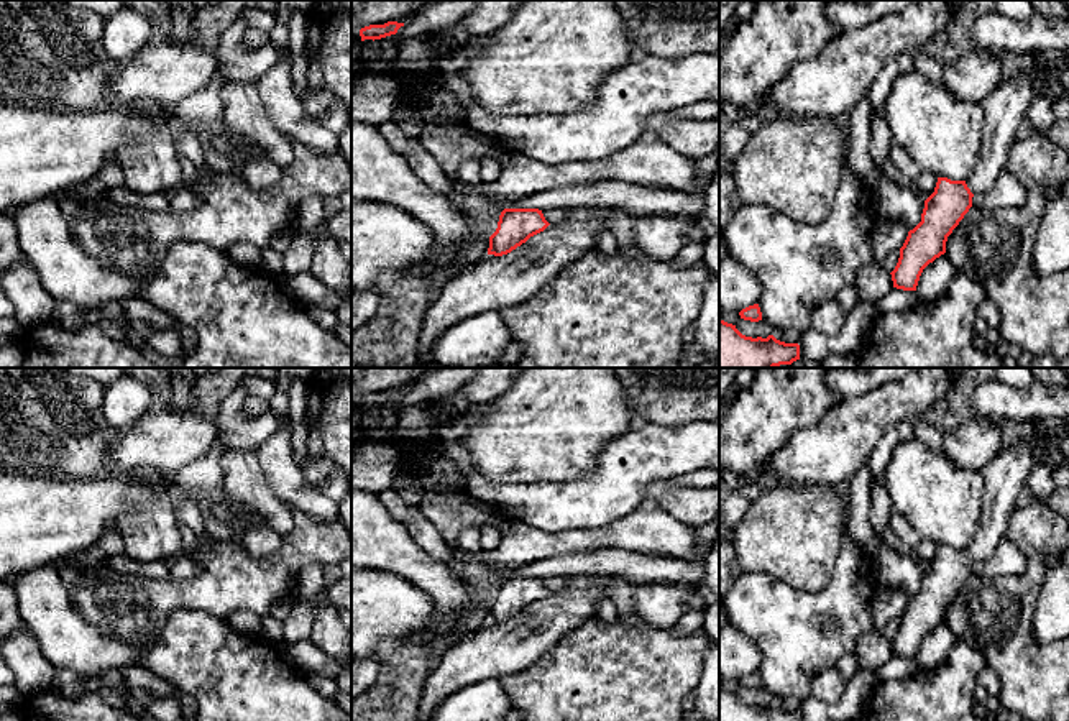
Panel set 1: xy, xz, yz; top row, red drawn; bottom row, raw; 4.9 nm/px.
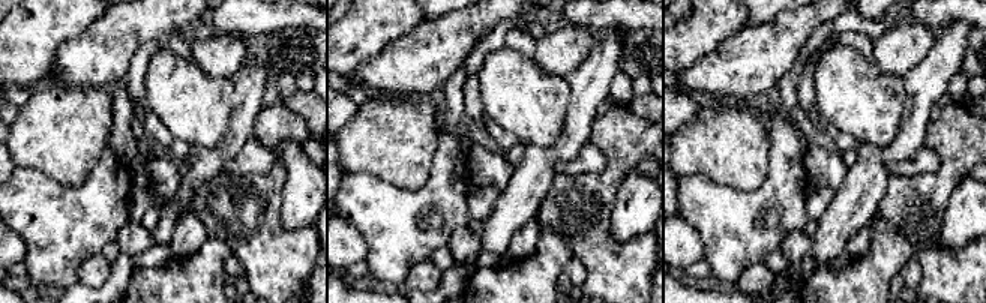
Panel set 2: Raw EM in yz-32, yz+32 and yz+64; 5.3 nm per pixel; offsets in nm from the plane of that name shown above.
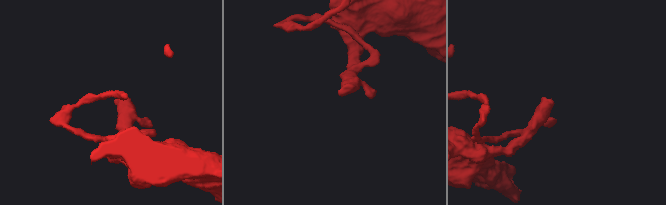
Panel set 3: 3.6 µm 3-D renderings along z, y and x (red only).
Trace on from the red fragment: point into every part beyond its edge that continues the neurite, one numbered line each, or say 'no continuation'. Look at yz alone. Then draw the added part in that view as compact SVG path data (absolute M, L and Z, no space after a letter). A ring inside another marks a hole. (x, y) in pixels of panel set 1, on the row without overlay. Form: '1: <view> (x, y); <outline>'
1: yz (1005, 477); M1025 430L1021 440L1005 447L984 468L985 496L980 507L980 526L966 547L972 562L989 560L1000 540L1007 537L1010 516L1016 509L1016 498L1028 484L1033 466L1033 435Z

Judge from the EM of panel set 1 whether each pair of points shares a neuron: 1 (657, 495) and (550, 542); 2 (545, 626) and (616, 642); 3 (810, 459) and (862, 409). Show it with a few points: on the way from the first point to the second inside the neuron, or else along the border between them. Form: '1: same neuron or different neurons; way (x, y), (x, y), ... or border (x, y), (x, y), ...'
1: different neurons; border (646, 501), (680, 519)
2: different neurons; border (593, 615), (541, 656)
3: same neuron; way (823, 452), (853, 422)

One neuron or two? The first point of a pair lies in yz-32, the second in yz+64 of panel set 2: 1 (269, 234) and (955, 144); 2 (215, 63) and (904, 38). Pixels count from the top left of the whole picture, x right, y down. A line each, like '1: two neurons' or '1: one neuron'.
1: one neuron
2: one neuron

